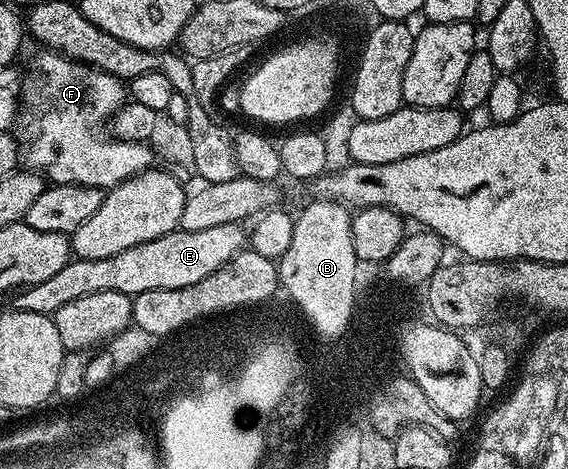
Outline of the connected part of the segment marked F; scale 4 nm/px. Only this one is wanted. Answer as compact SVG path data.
M43 49L39 53L35 59L39 87L31 91L31 111L35 116L17 127L18 158L22 166L42 173L52 184L80 183L104 189L152 170L151 162L156 162L157 156L146 142L127 142L102 131L113 113L125 103L121 80L101 68L75 62L53 50Z

